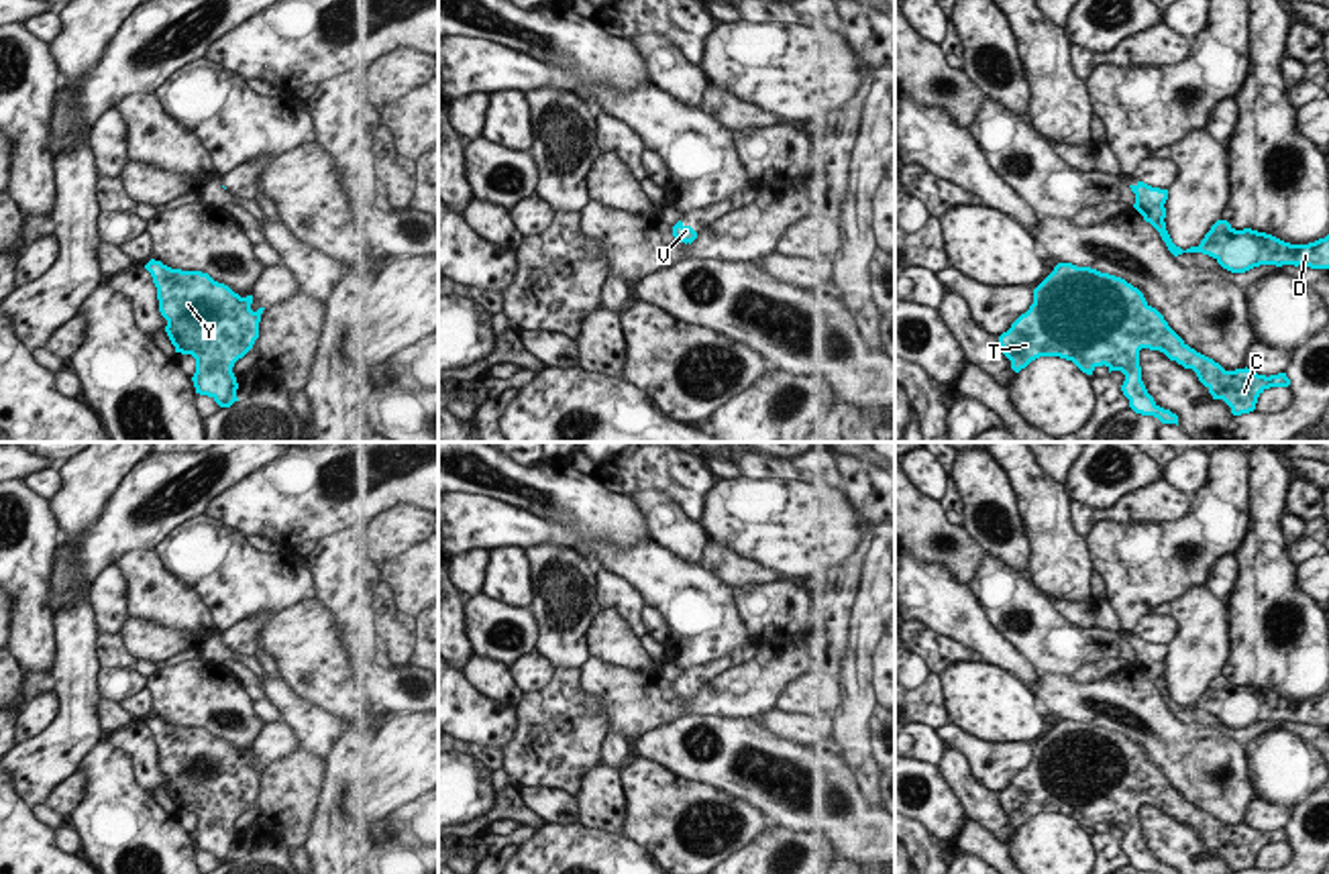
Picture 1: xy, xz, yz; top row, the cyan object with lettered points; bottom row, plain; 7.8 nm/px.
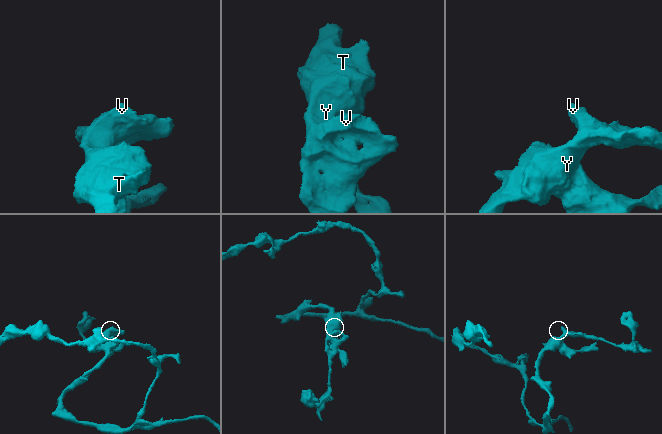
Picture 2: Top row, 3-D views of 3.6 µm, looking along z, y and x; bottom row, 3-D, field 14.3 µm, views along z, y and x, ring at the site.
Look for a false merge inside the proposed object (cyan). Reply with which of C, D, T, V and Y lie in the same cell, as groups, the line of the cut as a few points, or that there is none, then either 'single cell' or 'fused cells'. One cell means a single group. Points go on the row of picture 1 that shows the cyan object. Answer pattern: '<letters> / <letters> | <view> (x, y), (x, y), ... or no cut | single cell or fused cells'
C D T V Y | no cut | single cell

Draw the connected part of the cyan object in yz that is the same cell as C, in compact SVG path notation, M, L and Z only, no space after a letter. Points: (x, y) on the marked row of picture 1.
M1058 263L1033 289L1033 304L999 336L999 346L1015 373L1040 357L1072 361L1086 375L1103 365L1109 373L1121 371L1129 407L1176 426L1178 416L1160 407L1141 381L1141 348L1160 350L1192 369L1213 399L1223 399L1233 416L1254 412L1266 389L1290 385L1286 373L1266 377L1247 367L1225 371L1190 348L1137 287L1072 263Z

